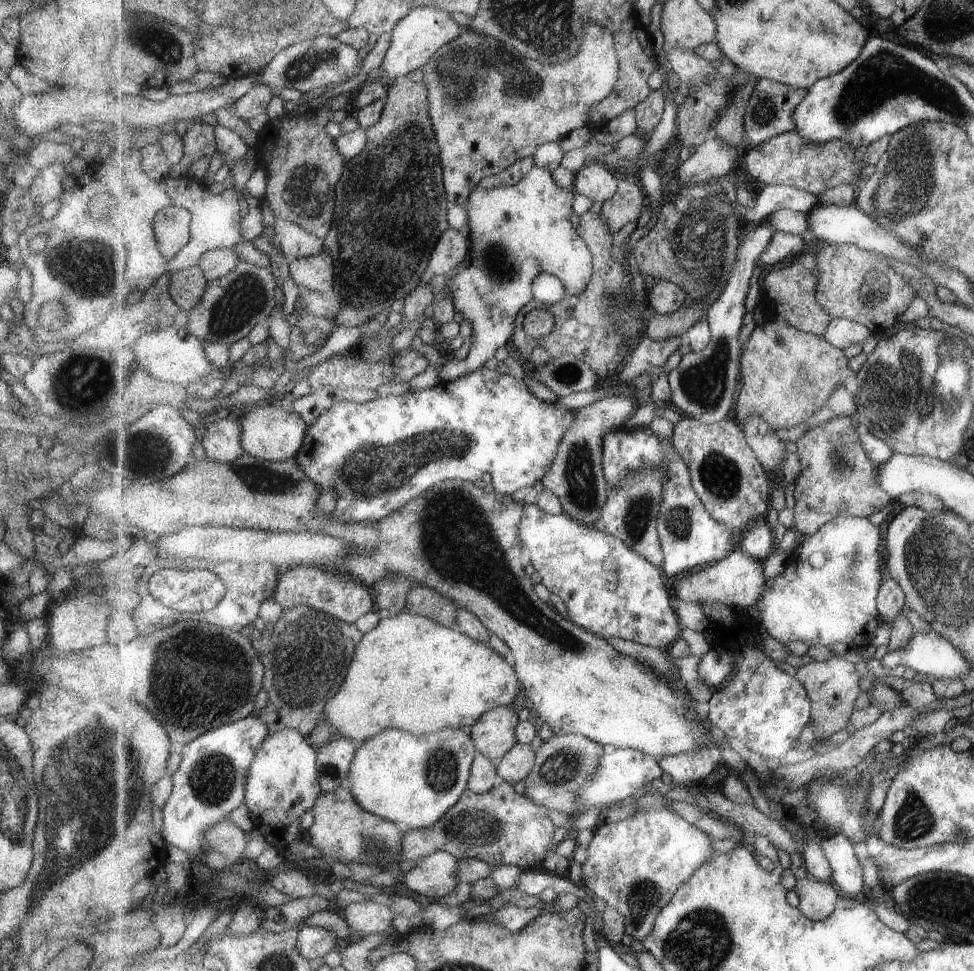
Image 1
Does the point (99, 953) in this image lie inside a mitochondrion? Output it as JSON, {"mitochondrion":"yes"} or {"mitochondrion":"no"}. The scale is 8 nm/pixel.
{"mitochondrion":"no"}

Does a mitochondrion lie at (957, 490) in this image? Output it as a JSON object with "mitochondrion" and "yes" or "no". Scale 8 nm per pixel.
{"mitochondrion":"no"}

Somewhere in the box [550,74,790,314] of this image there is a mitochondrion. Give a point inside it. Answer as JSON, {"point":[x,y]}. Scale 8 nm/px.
{"point":[700,246]}

